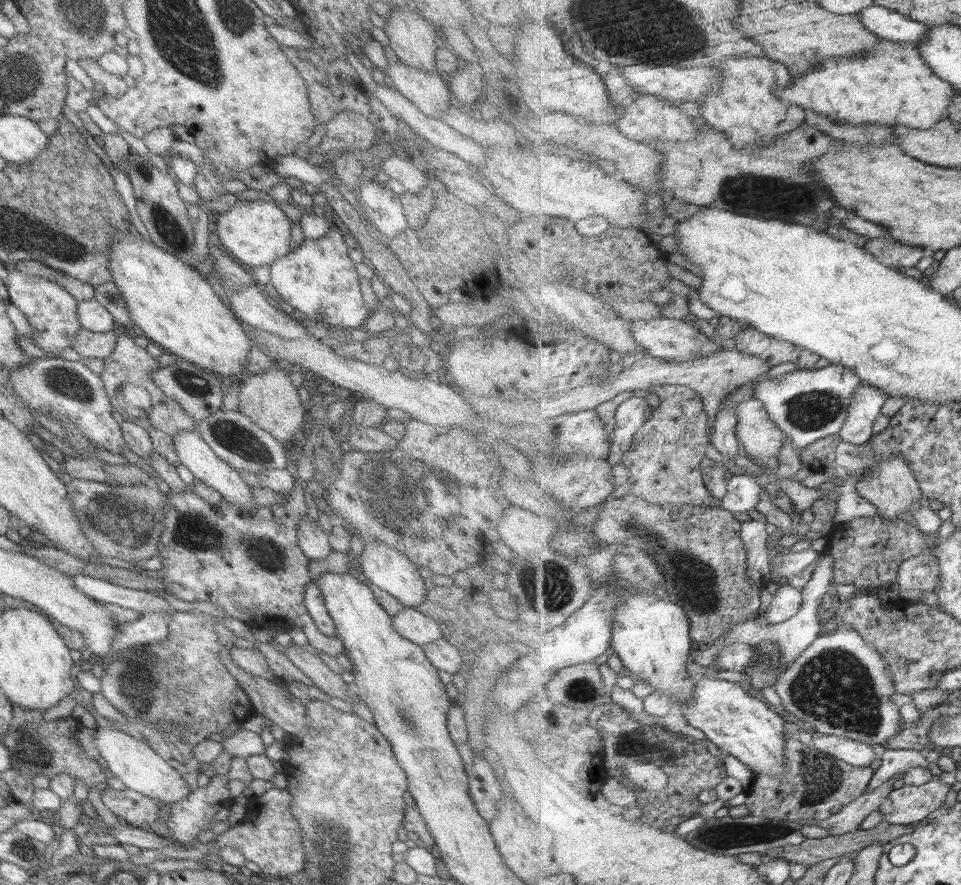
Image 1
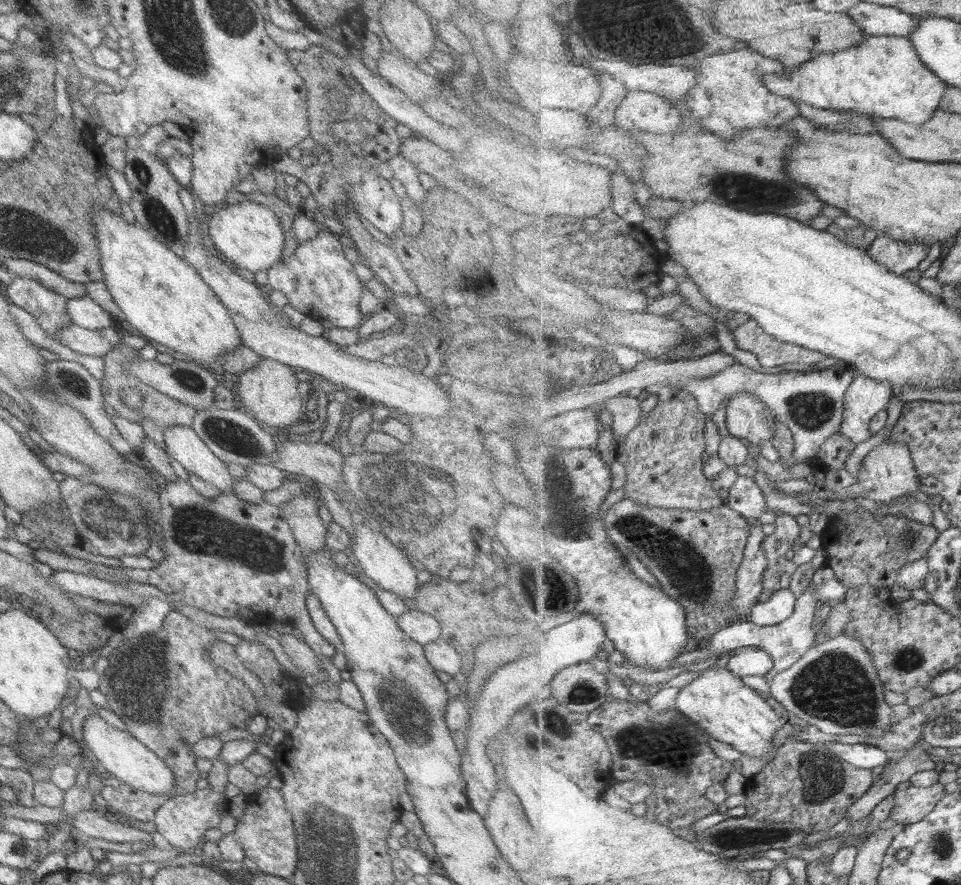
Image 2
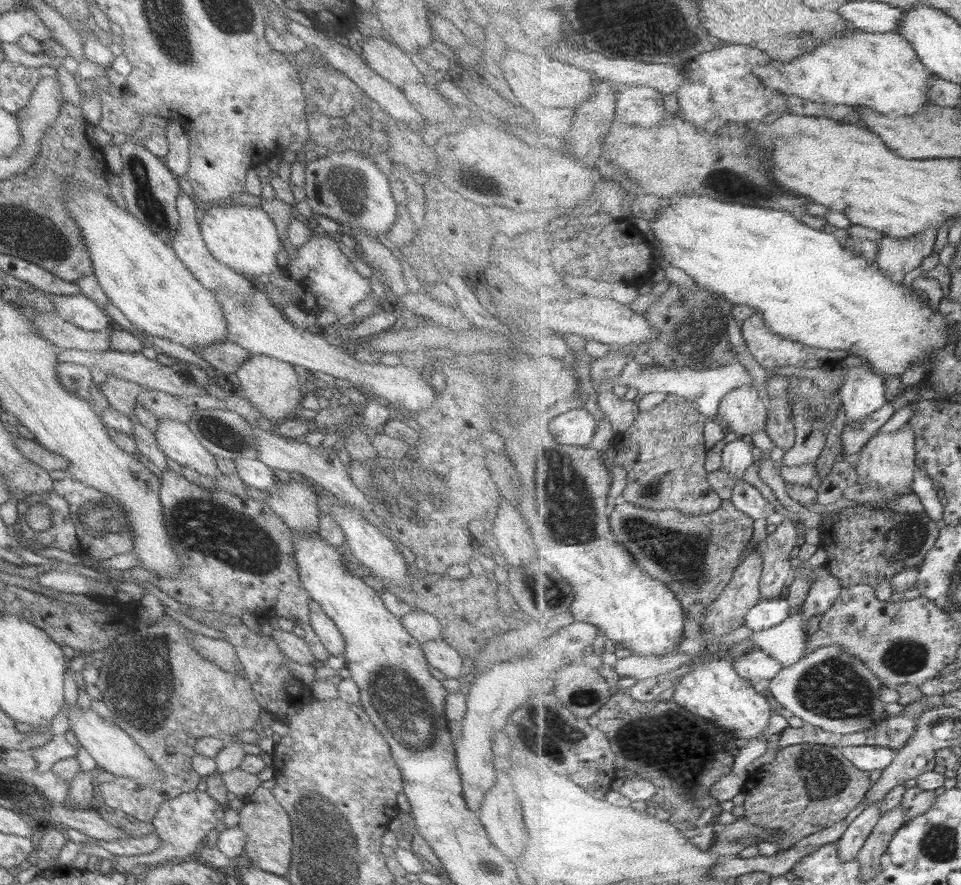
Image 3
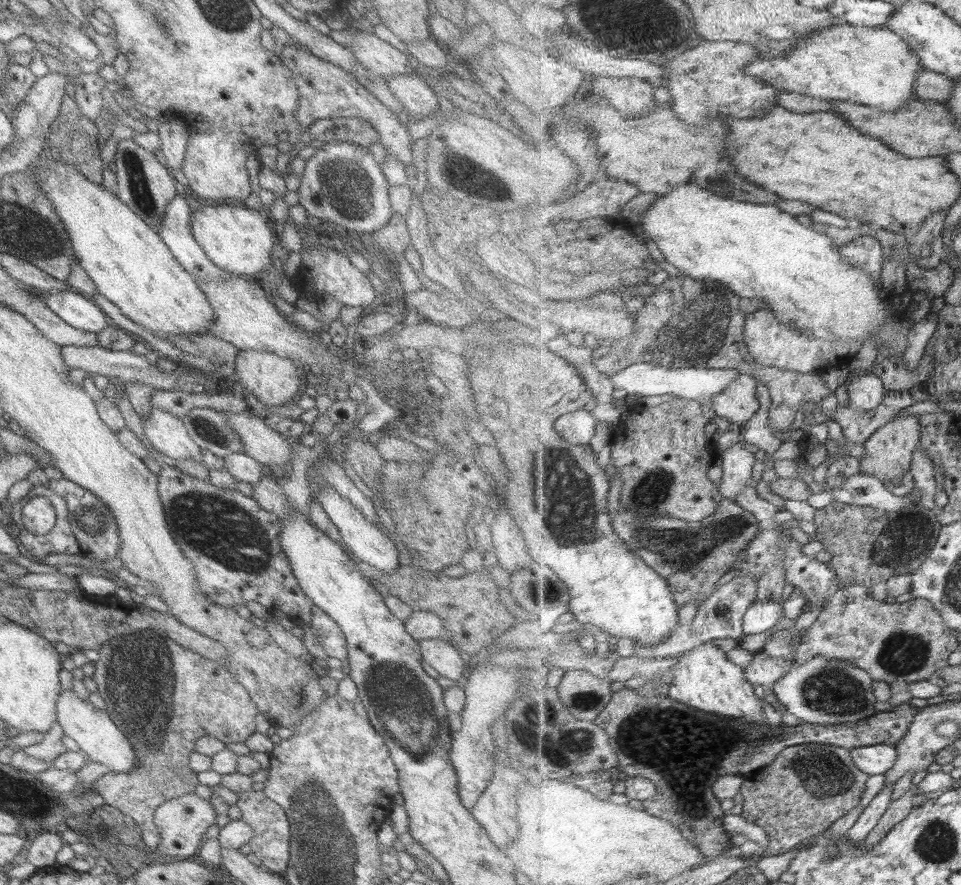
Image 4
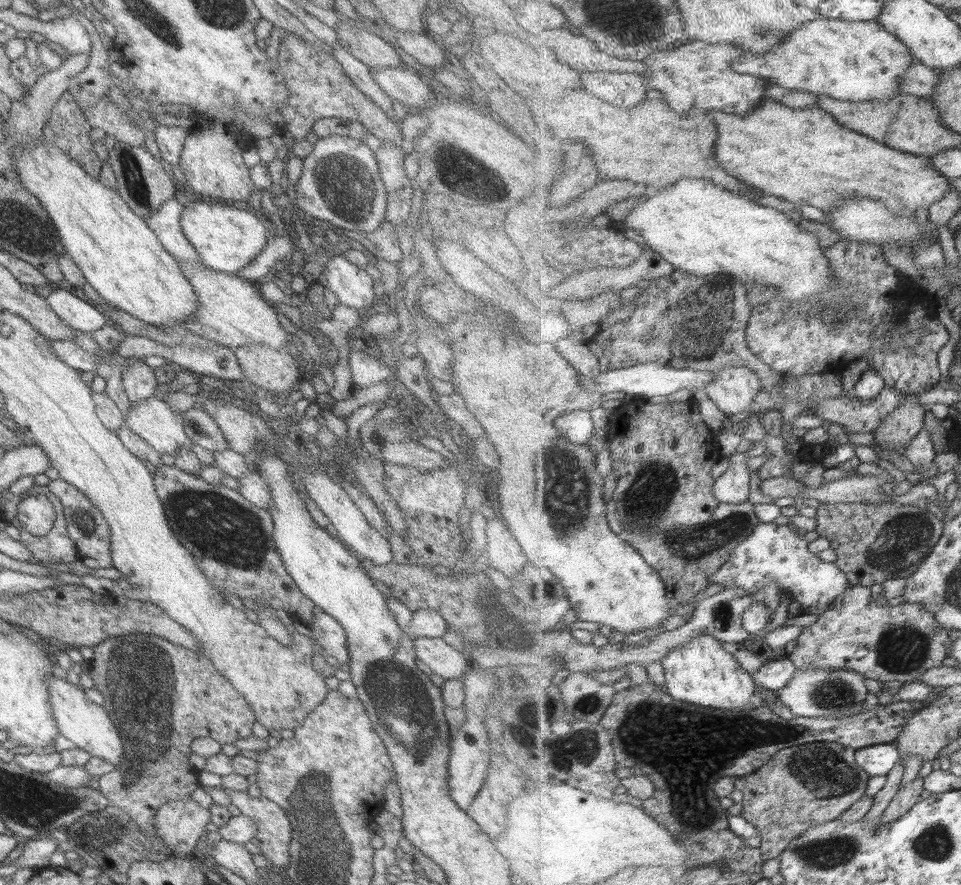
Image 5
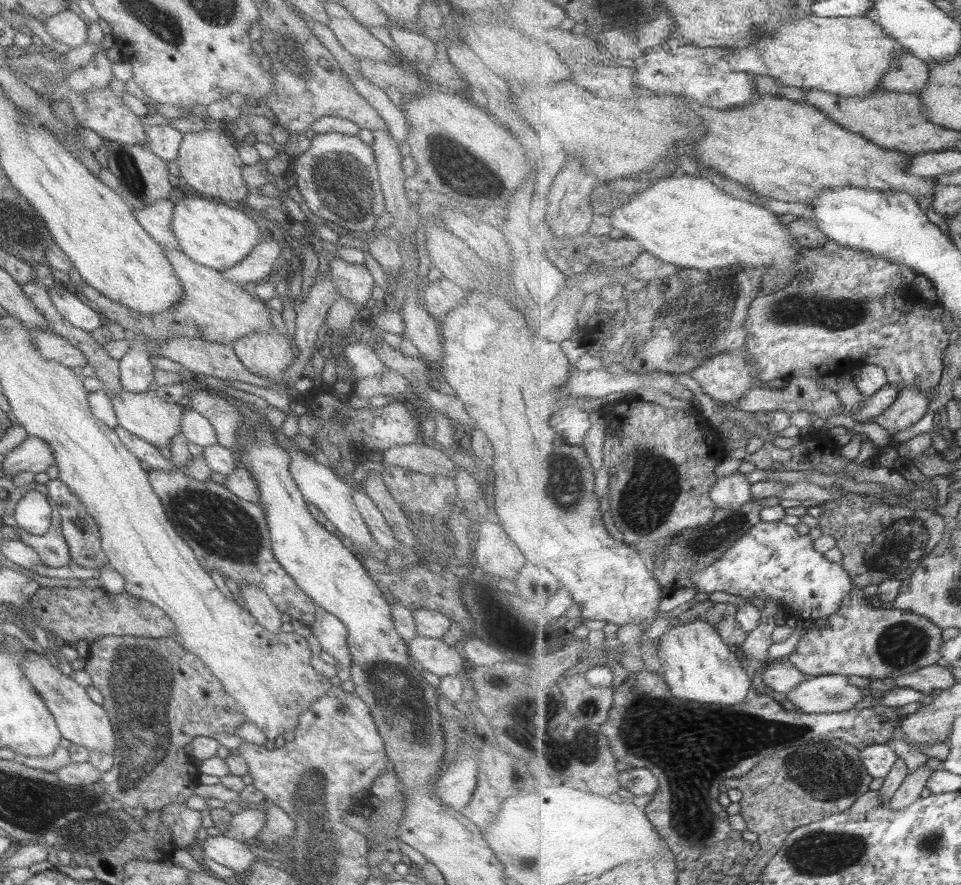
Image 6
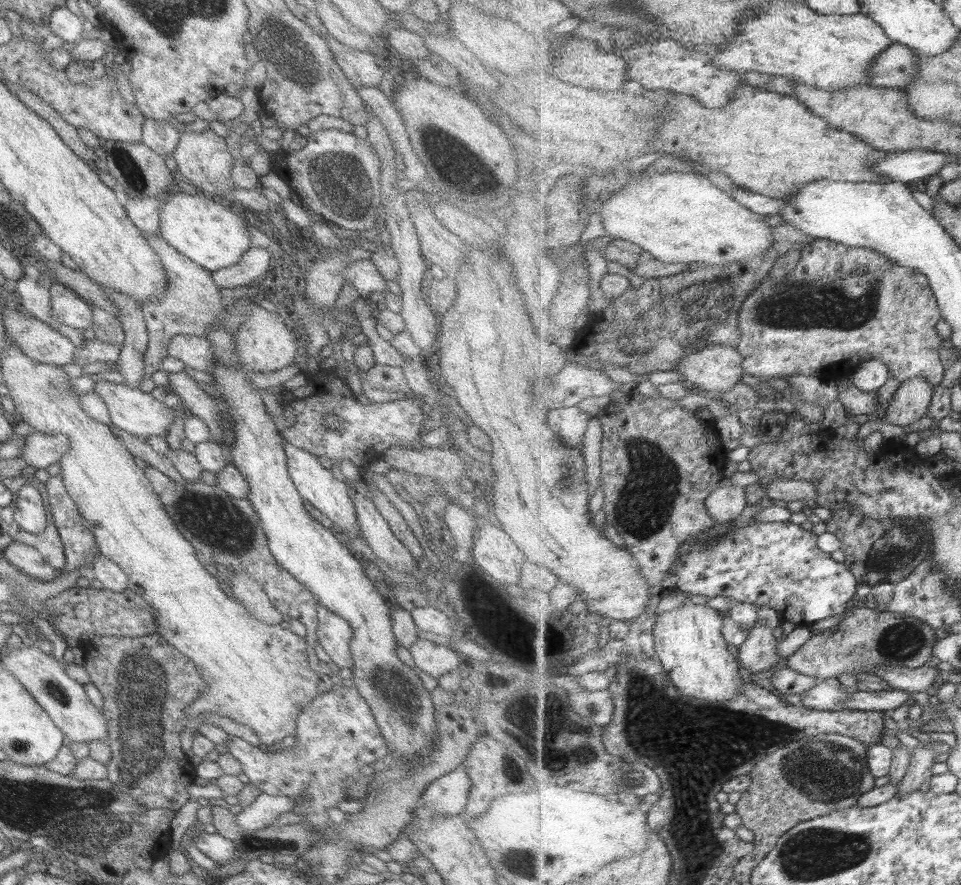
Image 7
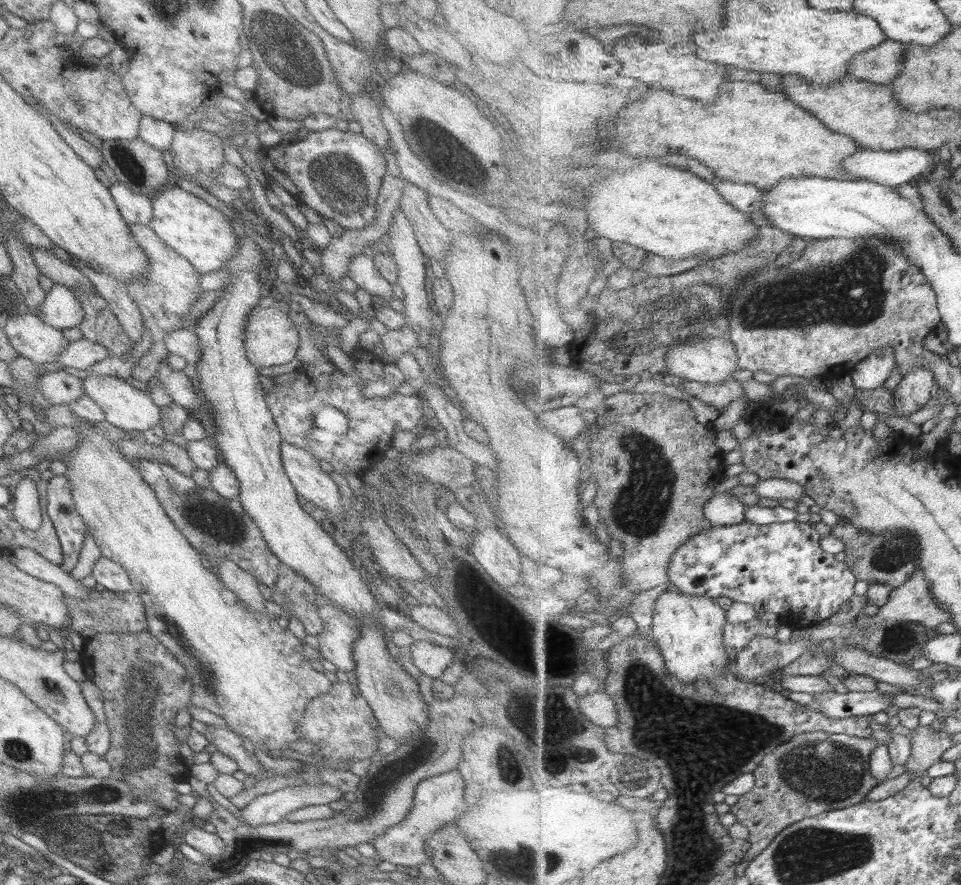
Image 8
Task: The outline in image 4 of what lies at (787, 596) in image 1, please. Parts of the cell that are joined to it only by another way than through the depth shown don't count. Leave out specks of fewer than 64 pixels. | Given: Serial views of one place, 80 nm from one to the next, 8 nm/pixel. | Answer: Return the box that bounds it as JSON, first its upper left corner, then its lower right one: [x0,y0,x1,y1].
[744,600,785,634]

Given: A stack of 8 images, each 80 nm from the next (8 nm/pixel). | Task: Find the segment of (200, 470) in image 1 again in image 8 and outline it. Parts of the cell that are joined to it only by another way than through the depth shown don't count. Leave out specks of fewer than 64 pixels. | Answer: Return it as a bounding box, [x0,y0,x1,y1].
[82,374,160,432]

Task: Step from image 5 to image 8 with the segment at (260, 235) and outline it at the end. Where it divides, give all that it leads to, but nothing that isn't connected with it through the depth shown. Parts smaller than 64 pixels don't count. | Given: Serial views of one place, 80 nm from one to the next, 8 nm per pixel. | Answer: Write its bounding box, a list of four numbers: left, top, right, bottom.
[147,184,236,274]

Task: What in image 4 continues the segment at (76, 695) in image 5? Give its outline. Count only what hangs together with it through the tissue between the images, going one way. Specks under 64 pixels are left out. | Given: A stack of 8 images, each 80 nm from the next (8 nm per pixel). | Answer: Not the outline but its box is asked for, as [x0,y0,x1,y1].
[55,688,138,773]

